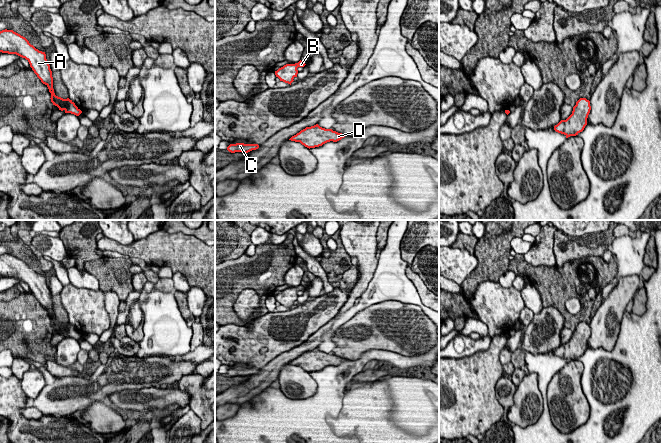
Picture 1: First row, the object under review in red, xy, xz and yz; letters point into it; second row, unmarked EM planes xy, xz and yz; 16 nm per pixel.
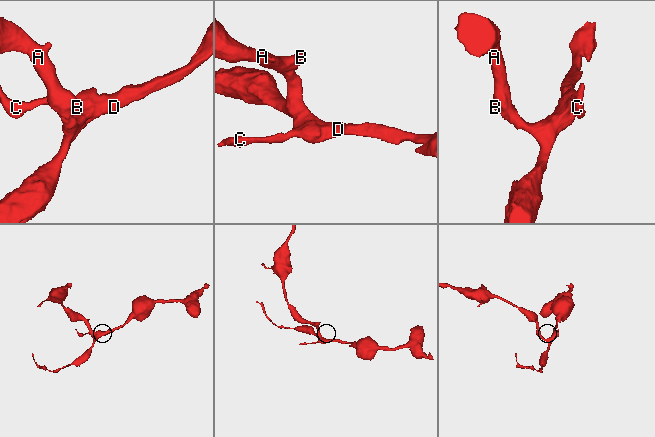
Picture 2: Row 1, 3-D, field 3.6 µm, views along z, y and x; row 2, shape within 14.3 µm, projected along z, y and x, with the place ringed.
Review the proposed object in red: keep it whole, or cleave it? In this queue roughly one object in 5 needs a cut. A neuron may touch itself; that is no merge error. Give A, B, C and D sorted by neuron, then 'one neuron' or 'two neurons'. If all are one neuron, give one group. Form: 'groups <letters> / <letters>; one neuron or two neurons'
groups A B C D; one neuron

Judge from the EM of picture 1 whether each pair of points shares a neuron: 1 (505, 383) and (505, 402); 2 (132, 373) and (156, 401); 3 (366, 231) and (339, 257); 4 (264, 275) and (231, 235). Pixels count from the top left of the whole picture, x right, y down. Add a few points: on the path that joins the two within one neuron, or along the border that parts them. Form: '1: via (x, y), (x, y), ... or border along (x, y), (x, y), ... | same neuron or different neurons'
1: via (505, 388), (505, 397) | same neuron
2: border along (159, 386), (123, 389), (121, 391) | different neurons
3: border along (339, 235), (342, 245), (350, 257) | different neurons
4: border along (244, 253), (236, 258), (225, 261) | different neurons

